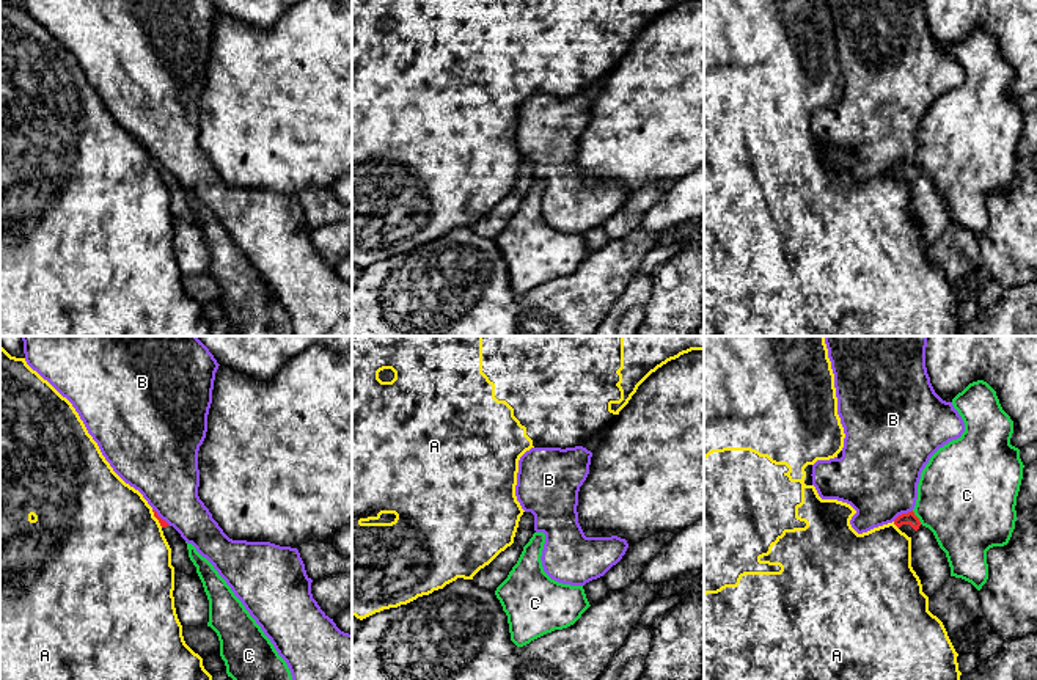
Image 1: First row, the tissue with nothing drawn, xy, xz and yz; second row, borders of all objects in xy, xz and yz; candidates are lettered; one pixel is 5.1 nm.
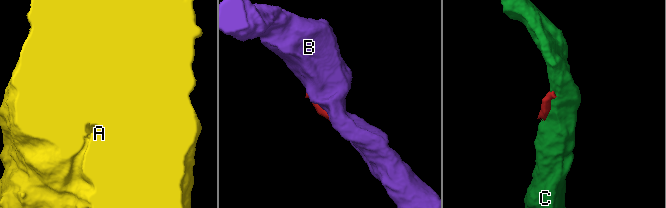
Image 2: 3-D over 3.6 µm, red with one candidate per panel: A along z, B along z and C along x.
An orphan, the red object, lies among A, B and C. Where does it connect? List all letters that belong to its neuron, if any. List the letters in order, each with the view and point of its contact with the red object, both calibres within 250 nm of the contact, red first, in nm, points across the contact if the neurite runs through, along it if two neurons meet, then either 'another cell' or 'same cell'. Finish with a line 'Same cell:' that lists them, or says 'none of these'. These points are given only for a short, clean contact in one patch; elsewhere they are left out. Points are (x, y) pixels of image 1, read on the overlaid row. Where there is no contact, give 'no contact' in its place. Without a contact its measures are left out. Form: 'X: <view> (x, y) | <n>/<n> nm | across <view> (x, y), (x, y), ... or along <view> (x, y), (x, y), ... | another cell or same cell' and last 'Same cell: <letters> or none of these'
A: yz (894, 523) | 70/380 nm | along yz (893, 522), (897, 528) | another cell
B: yz (902, 514) | 70/420 nm | another cell
C: yz (916, 517) | 70/460 nm | another cell
Same cell: none of these

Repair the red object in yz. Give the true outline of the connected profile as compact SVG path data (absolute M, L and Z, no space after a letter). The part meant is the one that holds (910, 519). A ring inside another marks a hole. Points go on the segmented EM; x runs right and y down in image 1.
M914 512L902 514L894 520L894 525L905 532L908 537L913 537L921 526L919 518Z

